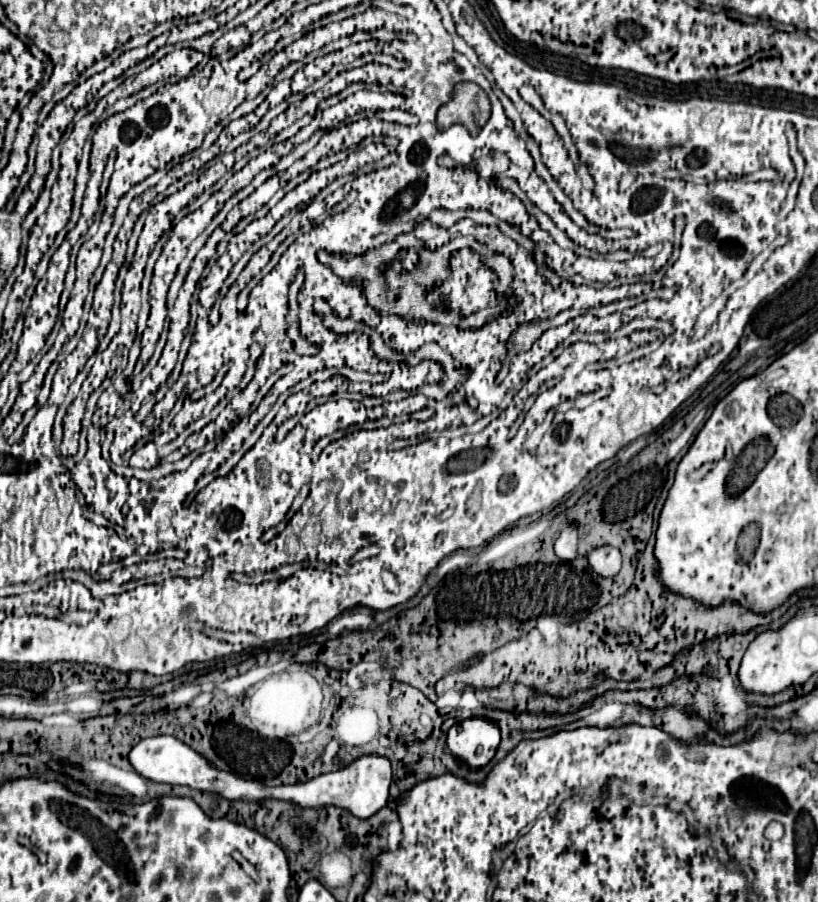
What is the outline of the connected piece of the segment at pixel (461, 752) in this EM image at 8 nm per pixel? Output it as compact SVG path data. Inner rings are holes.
M470 717L448 731L448 749L470 767L486 765L500 743L500 727L488 717Z

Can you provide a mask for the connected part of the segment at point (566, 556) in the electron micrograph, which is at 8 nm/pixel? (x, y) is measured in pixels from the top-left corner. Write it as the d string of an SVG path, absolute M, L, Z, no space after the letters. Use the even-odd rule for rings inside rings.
M570 523L560 531L560 535L558 535L556 543L554 543L556 555L562 561L572 561L576 557L576 541L578 541L578 525Z

